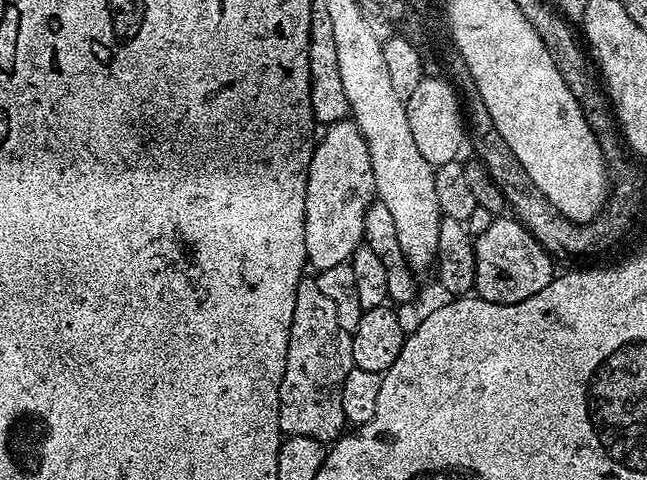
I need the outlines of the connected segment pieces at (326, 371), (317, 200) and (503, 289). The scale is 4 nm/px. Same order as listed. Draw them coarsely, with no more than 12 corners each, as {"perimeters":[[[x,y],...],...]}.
{"perimeters":[[[301,278],[288,331],[281,433],[335,441],[352,333]],[[355,120],[327,125],[306,178],[307,263],[347,264],[376,183]],[[515,218],[475,237],[481,300],[513,304],[551,280],[553,258]]]}

